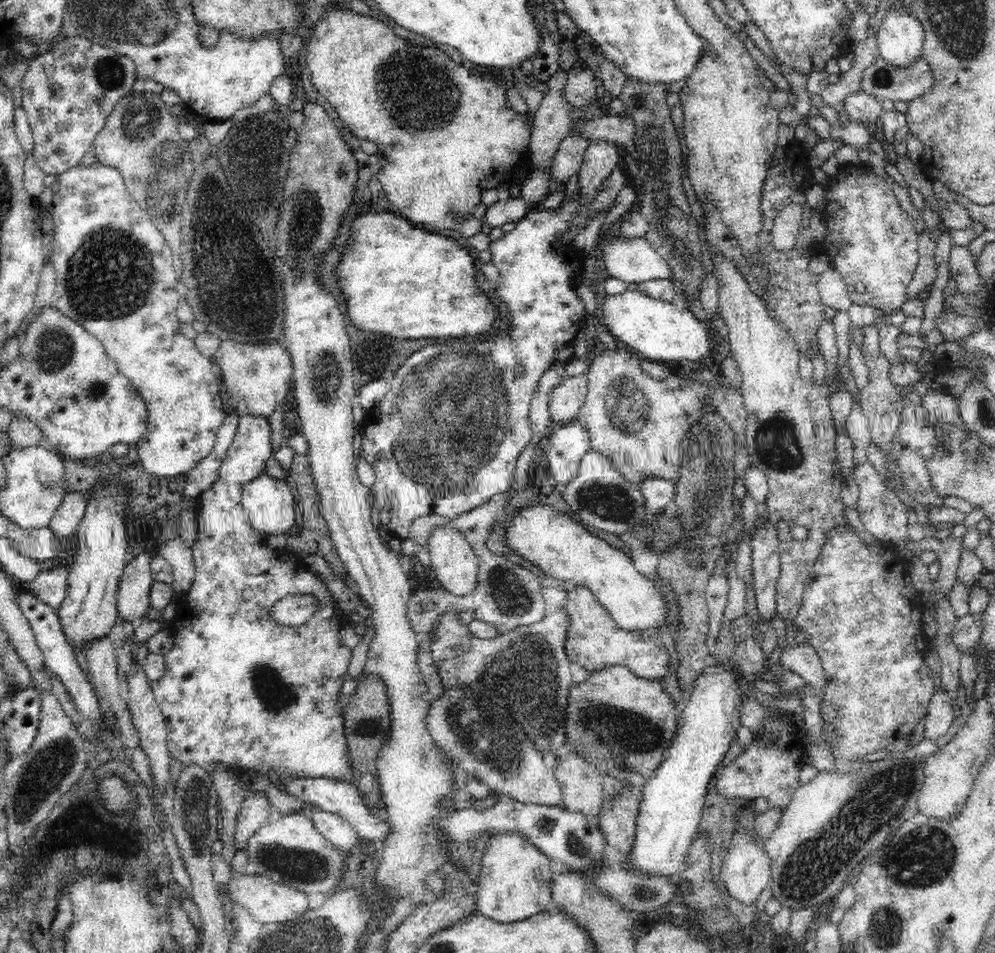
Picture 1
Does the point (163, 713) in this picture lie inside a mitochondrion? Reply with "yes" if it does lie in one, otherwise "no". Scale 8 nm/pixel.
no

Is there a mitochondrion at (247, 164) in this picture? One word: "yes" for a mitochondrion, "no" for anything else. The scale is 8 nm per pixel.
no

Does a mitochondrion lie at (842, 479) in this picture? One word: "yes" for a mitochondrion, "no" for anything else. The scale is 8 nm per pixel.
no

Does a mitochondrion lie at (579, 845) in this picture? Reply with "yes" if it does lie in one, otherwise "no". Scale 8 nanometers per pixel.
yes

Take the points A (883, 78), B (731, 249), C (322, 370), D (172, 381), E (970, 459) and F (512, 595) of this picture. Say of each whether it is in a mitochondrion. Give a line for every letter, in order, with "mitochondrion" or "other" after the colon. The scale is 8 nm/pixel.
A: mitochondrion
B: other
C: mitochondrion
D: other
E: mitochondrion
F: mitochondrion

